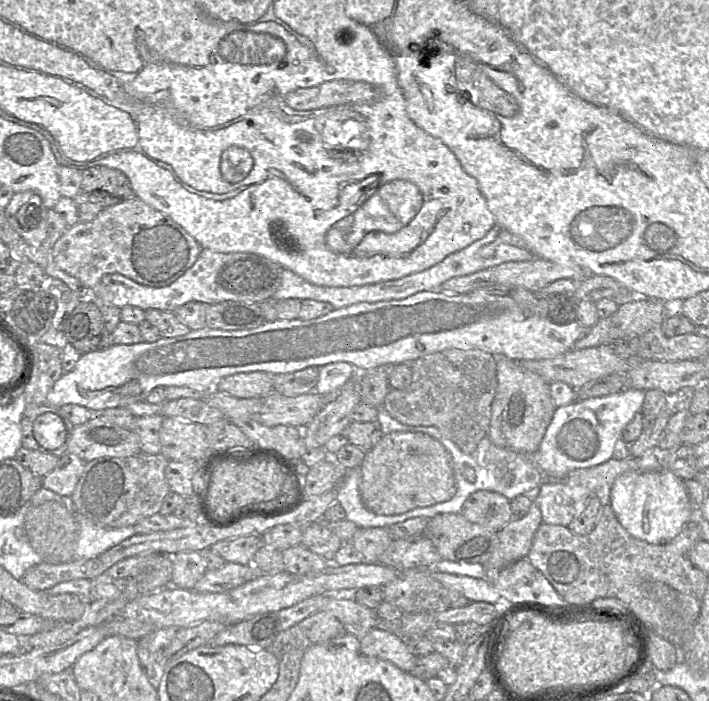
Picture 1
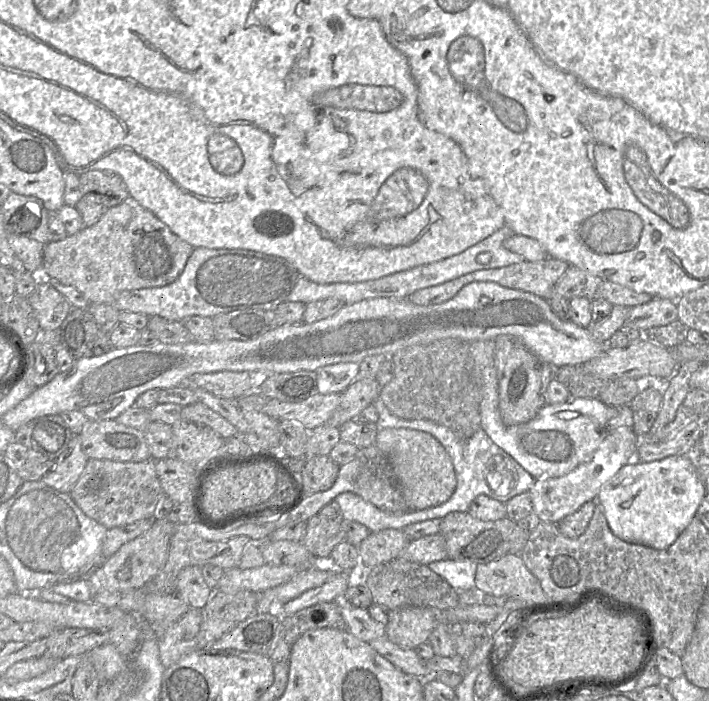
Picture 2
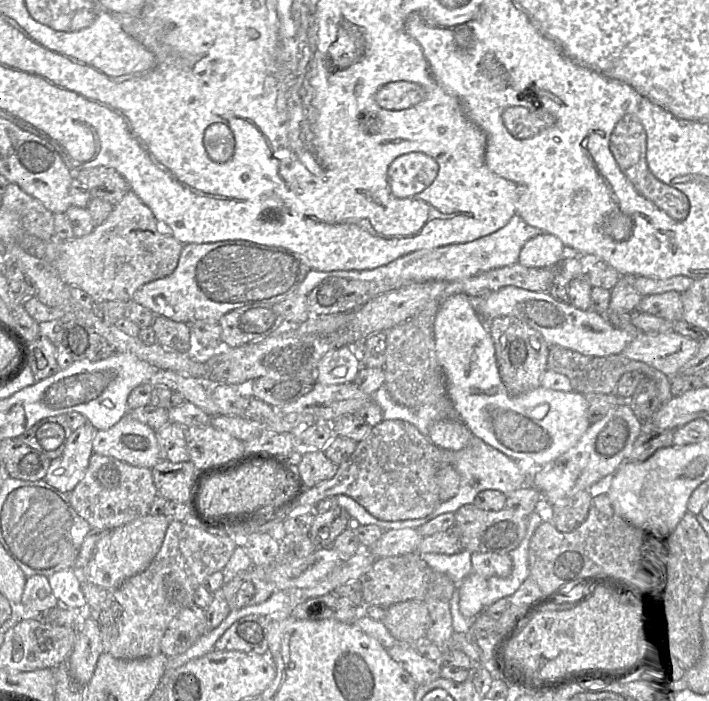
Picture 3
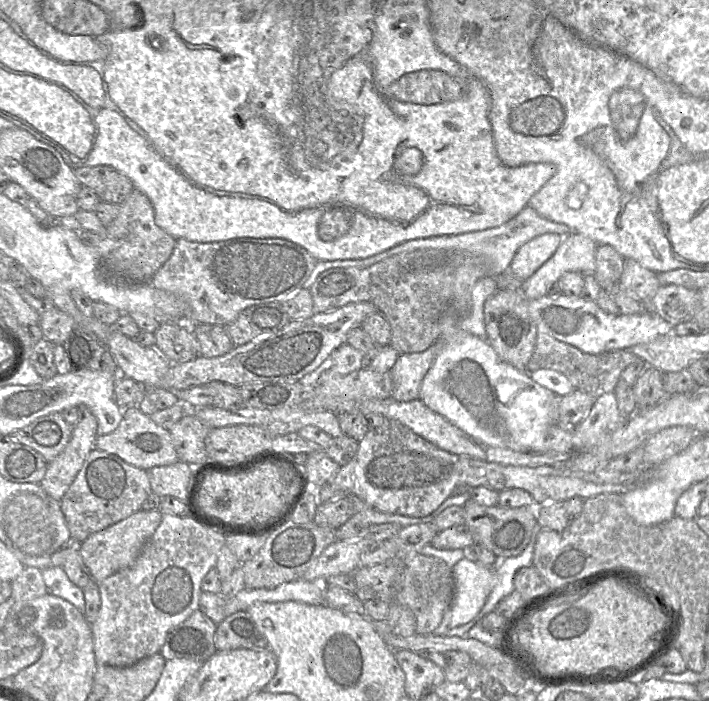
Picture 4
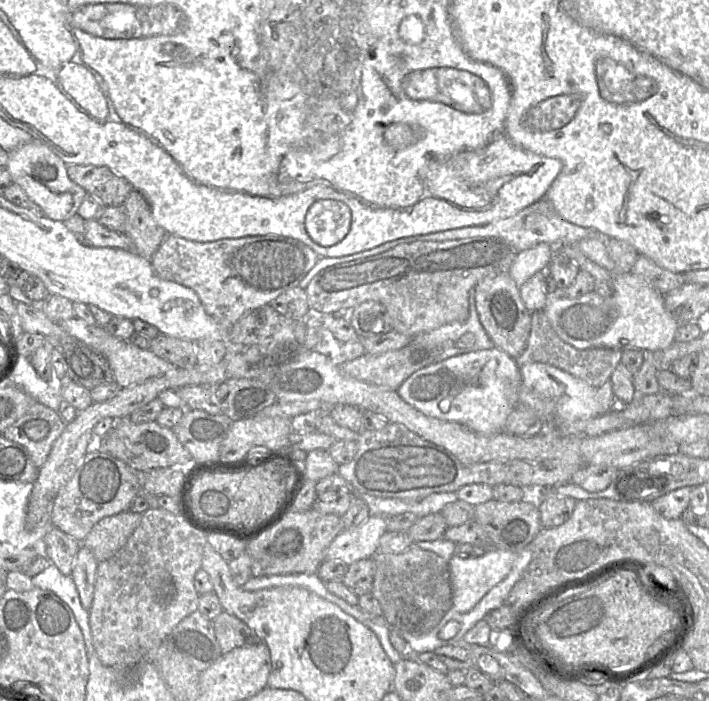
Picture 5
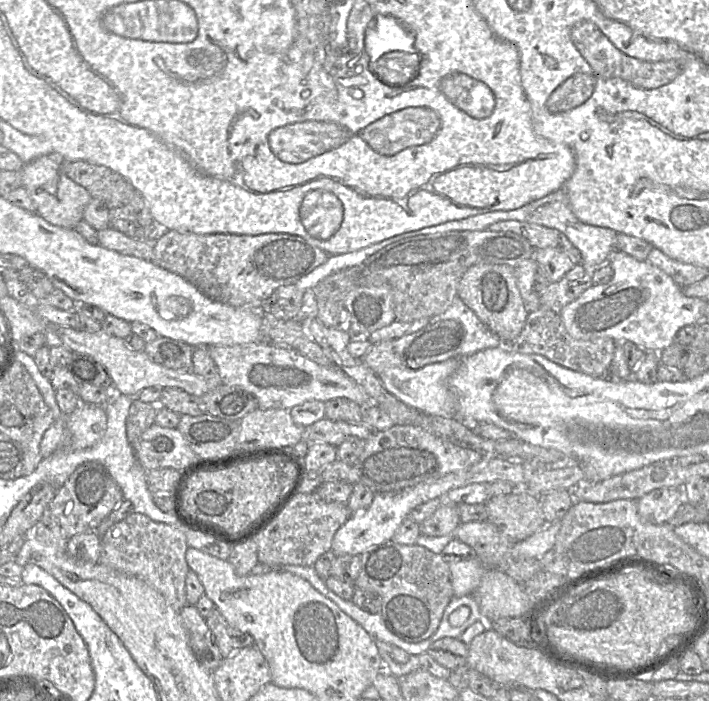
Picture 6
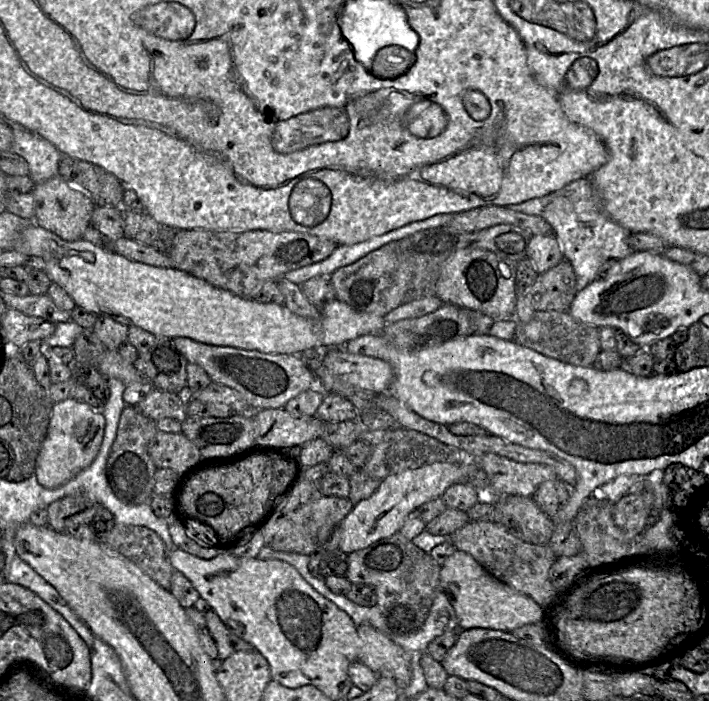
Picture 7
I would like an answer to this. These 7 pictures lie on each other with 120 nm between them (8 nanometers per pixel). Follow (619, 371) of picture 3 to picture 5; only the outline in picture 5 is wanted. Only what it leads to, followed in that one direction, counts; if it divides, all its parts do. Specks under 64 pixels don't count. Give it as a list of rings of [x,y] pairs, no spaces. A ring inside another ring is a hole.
[[[531,312],[531,331],[527,340],[527,346],[523,353],[514,359],[518,366],[528,363],[544,363],[559,368],[583,381],[594,388],[599,388],[611,375],[621,362],[622,350],[611,348],[576,349],[559,338],[552,328],[545,312]]]

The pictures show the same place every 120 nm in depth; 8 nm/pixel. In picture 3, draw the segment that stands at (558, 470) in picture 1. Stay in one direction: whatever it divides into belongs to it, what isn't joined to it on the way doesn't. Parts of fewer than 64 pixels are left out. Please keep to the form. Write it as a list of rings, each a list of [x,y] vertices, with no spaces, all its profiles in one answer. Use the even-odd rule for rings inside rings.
[[[466,294],[452,295],[441,303],[434,317],[433,329],[436,355],[445,376],[447,395],[460,420],[475,436],[519,464],[532,468],[546,465],[574,447],[591,425],[587,417],[588,402],[580,393],[555,391],[542,386],[516,396],[507,391],[499,374],[488,327],[475,312]]]

